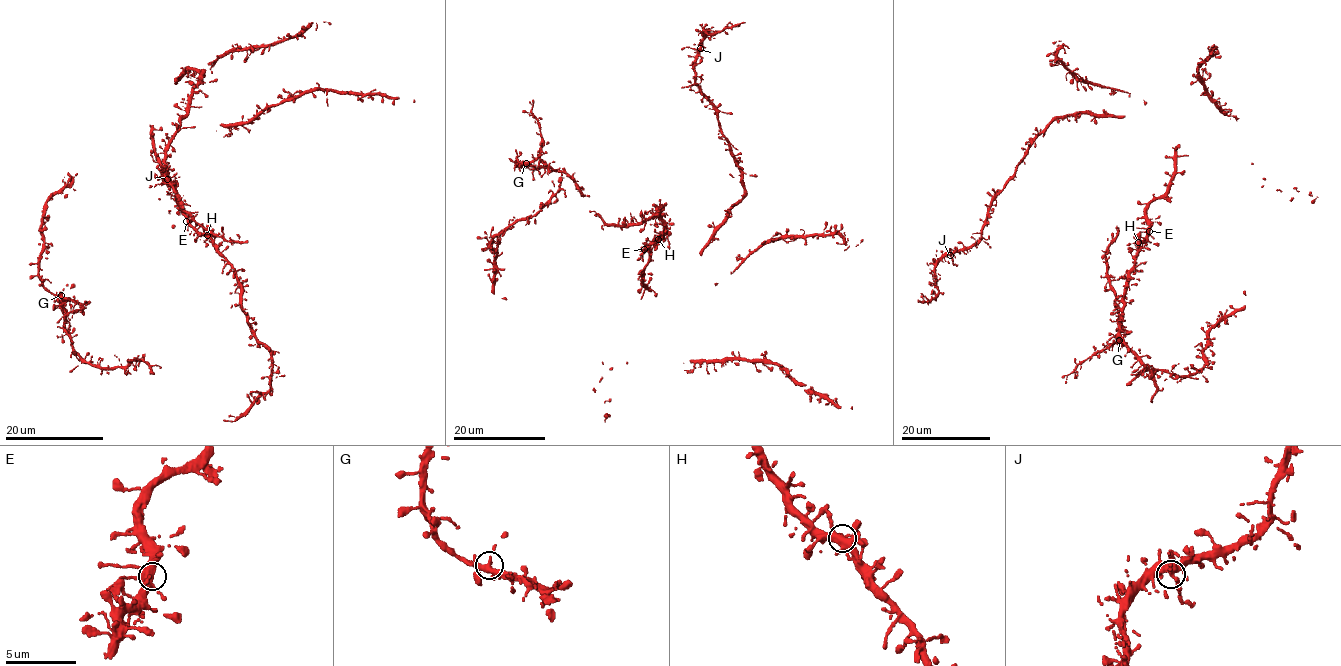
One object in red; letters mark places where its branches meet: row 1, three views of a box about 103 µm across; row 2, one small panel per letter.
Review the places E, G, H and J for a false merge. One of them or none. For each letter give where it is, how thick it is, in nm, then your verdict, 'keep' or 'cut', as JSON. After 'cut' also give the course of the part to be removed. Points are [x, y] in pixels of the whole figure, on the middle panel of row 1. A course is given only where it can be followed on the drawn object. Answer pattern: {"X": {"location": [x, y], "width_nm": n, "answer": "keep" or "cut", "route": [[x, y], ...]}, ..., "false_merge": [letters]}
{"E": {"location": [644, 249], "width_nm": 380, "answer": "keep"}, "G": {"location": [526, 163], "width_nm": 360, "answer": "keep"}, "H": {"location": [658, 239], "width_nm": 400, "answer": "keep"}, "J": {"location": [700, 48], "width_nm": 380, "answer": "keep"}, "false_merge": []}

